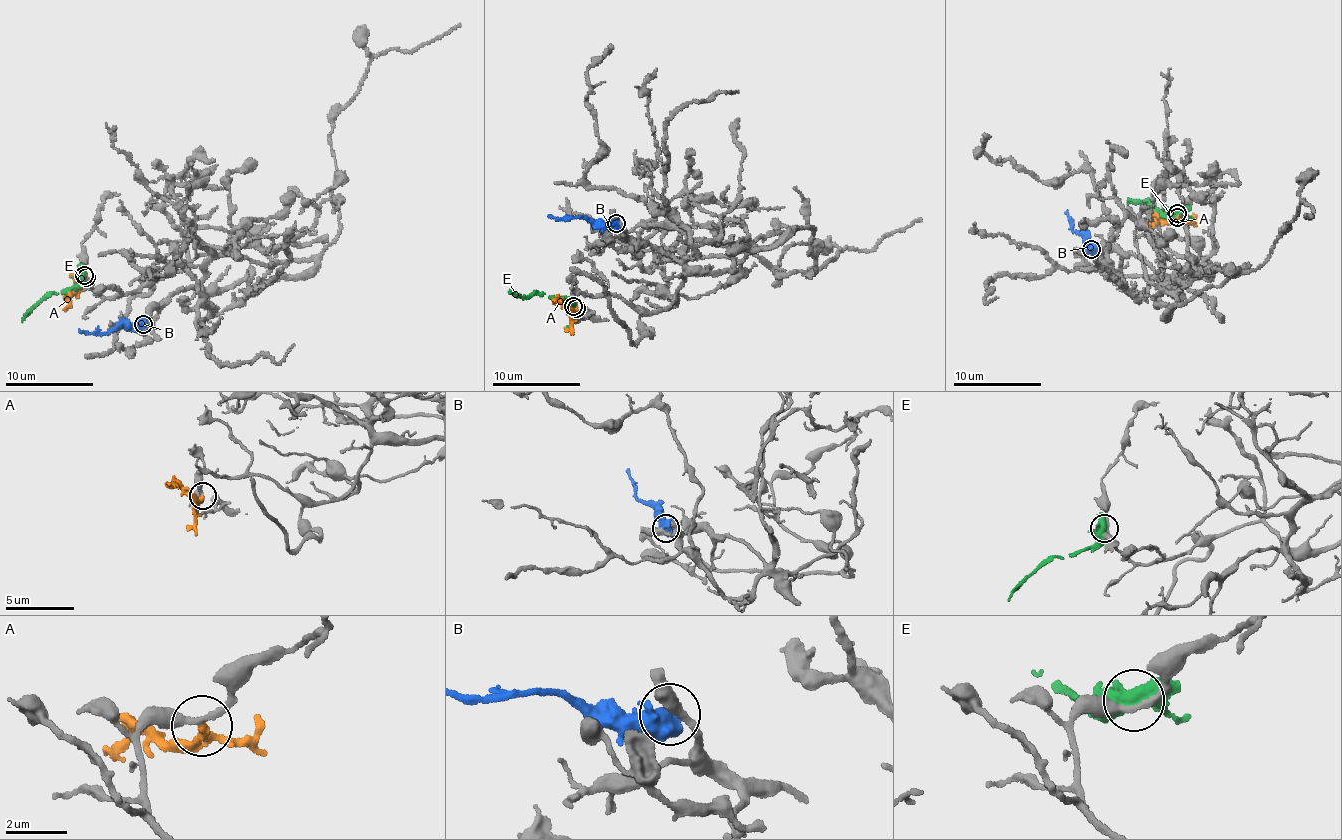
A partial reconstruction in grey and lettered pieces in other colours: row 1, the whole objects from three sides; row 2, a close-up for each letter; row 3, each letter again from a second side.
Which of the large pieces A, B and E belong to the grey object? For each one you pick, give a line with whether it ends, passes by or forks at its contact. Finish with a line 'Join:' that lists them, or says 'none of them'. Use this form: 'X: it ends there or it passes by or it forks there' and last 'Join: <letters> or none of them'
Join: none of them

